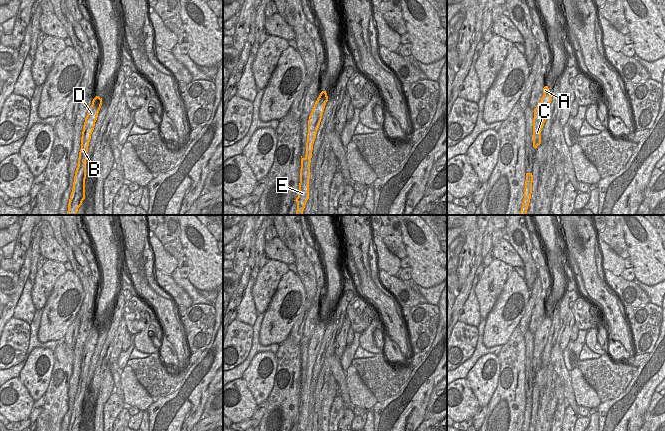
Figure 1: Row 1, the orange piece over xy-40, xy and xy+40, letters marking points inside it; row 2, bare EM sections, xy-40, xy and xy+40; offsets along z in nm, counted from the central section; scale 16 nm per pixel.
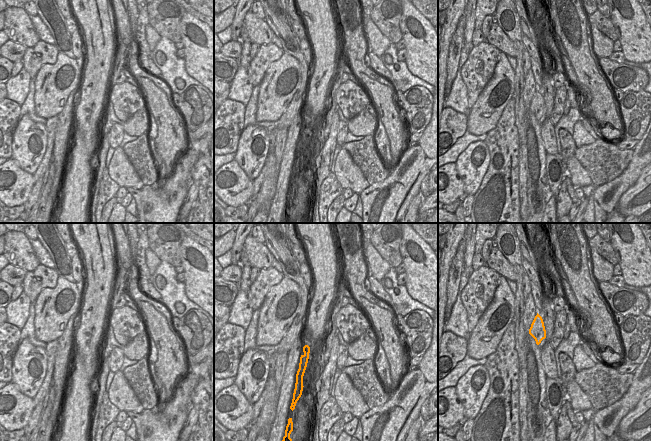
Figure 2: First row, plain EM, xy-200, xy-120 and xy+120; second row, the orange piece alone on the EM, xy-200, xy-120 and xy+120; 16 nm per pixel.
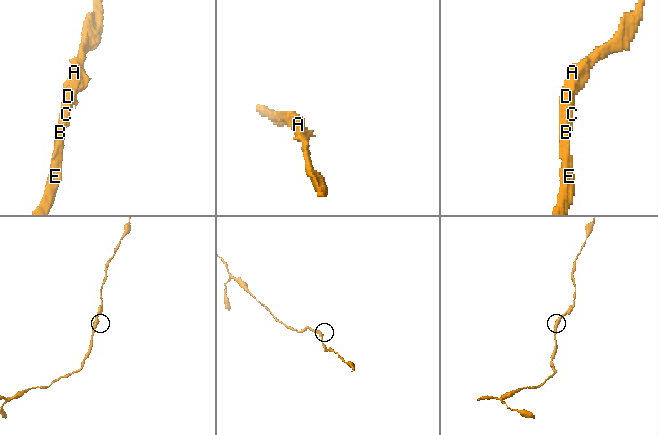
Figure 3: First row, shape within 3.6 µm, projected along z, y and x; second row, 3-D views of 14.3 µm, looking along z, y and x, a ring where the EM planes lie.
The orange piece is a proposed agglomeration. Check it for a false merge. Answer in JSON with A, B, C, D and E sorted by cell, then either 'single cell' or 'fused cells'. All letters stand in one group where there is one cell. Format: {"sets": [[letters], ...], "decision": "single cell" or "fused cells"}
{"sets": [["A", "B", "C", "D", "E"]], "decision": "single cell"}

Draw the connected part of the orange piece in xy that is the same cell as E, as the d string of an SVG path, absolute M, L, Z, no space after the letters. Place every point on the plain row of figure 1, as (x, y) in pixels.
M322 315L309 340L306 379L304 382L301 380L299 416L298 421L294 424L297 426L297 431L305 431L306 426L309 423L310 387L312 382L313 368L327 325L327 317L326 315Z

